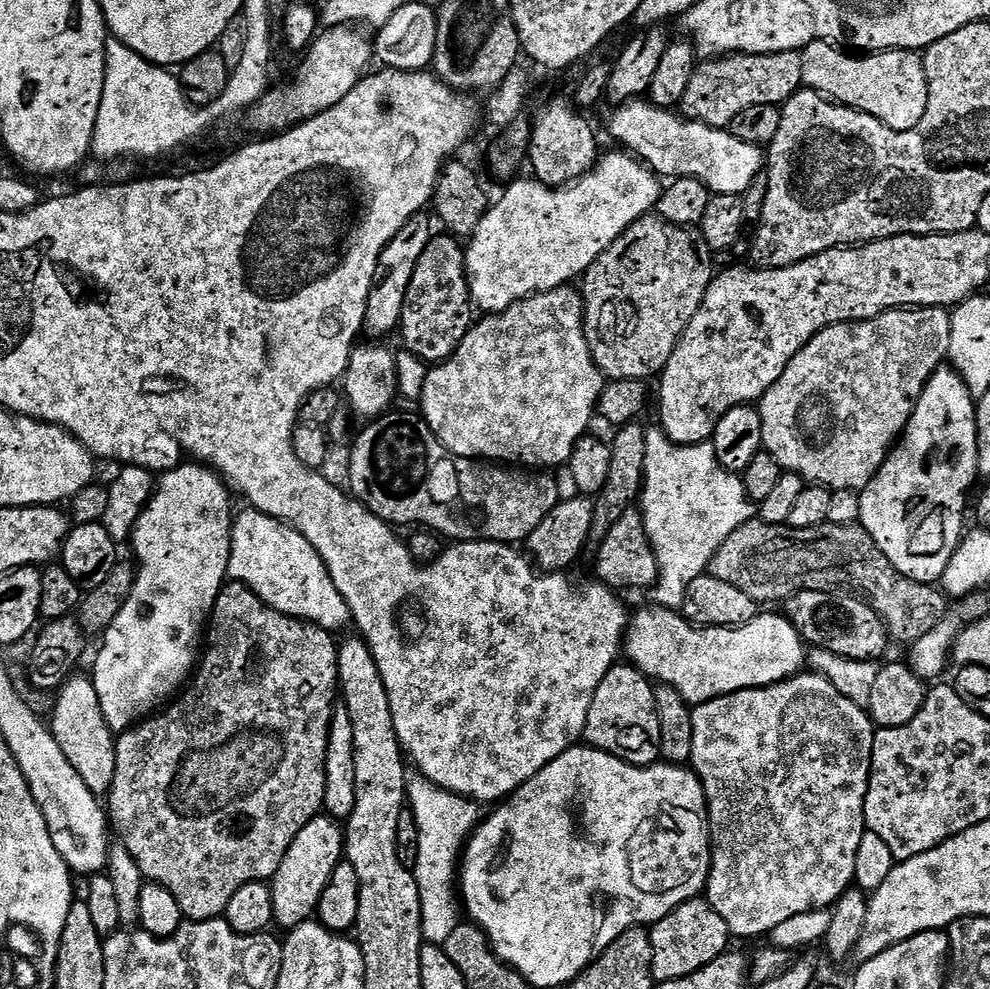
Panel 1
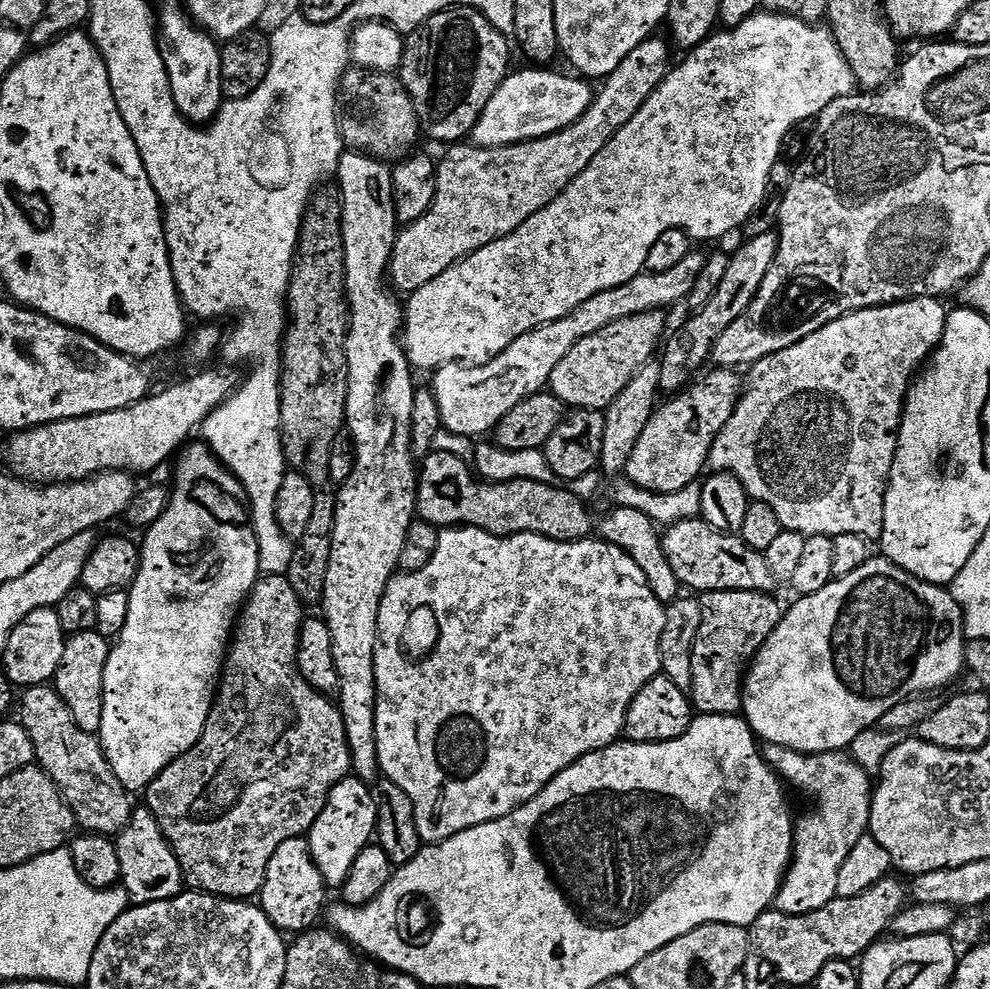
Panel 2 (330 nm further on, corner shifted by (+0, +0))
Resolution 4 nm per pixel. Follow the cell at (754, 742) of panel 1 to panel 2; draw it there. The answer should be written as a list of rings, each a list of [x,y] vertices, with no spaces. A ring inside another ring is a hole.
[[[775,746],[769,747],[767,751],[766,759],[773,769],[789,785],[792,783],[794,787],[801,788],[812,799],[812,804],[816,807],[813,812],[808,812],[801,820],[799,817],[795,821],[792,838],[792,863],[784,875],[784,882],[780,885],[780,893],[776,895],[775,907],[791,916],[817,912],[825,908],[831,900],[837,899],[838,874],[842,864],[846,862],[847,855],[850,854],[858,840],[868,832],[874,784],[873,781],[868,781],[871,780],[869,772],[862,766],[855,764],[851,755],[844,752],[822,752],[818,756],[805,756],[802,752],[794,752],[788,748]]]

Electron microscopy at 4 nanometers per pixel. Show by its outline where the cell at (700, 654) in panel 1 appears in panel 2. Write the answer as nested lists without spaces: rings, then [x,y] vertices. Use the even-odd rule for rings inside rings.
[[[869,558],[864,565],[858,566],[853,573],[840,579],[831,580],[818,594],[799,597],[792,609],[785,611],[780,617],[780,625],[766,638],[766,642],[756,653],[747,669],[742,685],[742,716],[748,721],[749,728],[765,745],[777,748],[788,748],[790,751],[802,752],[805,756],[818,756],[822,752],[844,752],[851,749],[854,738],[858,734],[875,729],[881,718],[894,710],[899,704],[907,704],[916,698],[919,692],[932,692],[935,688],[944,688],[951,680],[956,680],[964,667],[964,616],[960,607],[952,600],[951,591],[947,587],[927,584],[916,576],[911,576],[897,564],[891,564],[883,558]]]

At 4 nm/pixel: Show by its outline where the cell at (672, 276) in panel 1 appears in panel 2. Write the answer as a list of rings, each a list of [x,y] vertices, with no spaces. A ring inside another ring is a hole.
[[[660,310],[644,312],[614,322],[598,334],[578,341],[574,350],[570,350],[570,354],[566,354],[566,358],[562,358],[558,366],[554,366],[550,381],[552,395],[558,397],[565,407],[574,410],[607,411],[614,398],[618,398],[618,394],[626,390],[630,378],[634,378],[637,370],[657,355],[665,335],[664,316],[665,313]]]

